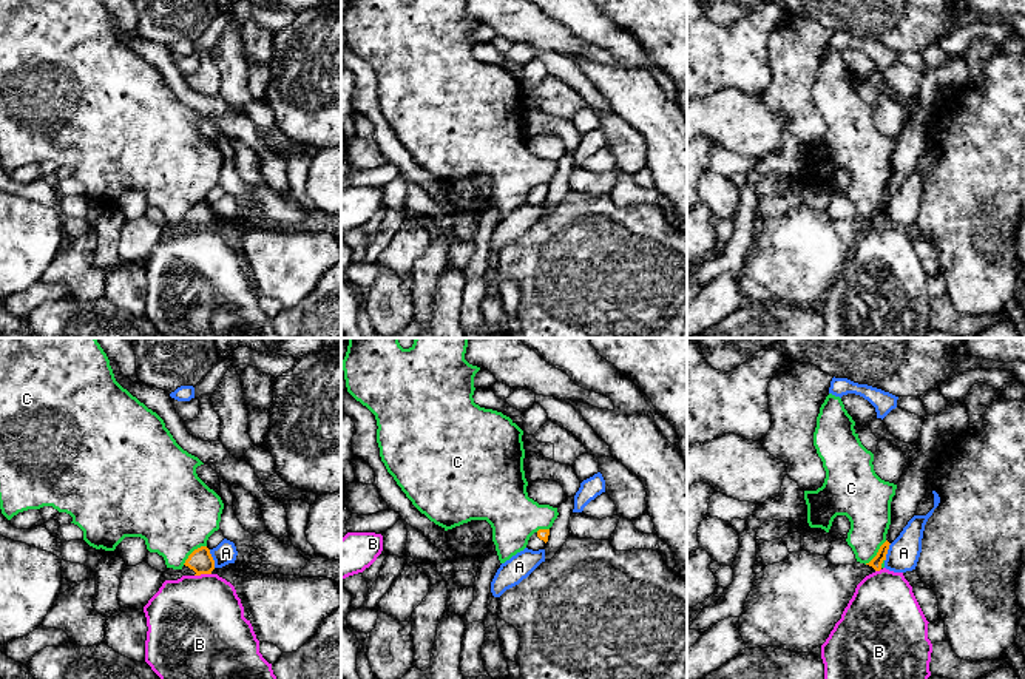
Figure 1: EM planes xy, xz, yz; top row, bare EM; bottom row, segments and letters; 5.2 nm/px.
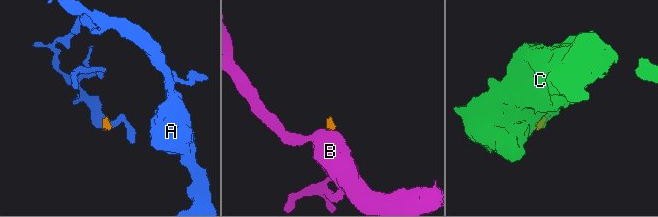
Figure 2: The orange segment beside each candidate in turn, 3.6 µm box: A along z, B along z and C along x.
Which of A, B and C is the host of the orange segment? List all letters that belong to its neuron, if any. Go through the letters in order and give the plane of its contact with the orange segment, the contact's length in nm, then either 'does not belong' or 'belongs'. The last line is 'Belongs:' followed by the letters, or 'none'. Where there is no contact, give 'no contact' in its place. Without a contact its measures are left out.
A: xy | 100 nm | does not belong
B: xy | 90 nm | does not belong
C: xy | 160 nm | does not belong
Belongs: none

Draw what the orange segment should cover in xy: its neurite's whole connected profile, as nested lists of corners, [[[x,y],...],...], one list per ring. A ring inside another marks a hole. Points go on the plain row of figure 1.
[[[201,201],[195,204],[182,221],[184,230],[201,230],[201,228],[211,228],[215,224],[215,215],[210,208],[207,201]]]

